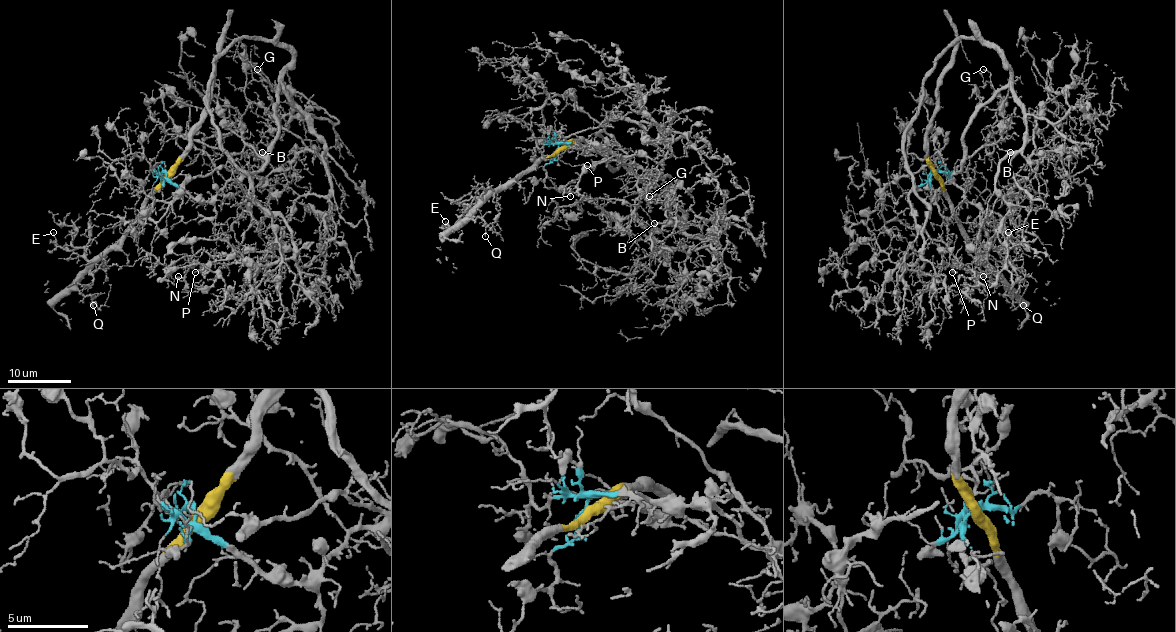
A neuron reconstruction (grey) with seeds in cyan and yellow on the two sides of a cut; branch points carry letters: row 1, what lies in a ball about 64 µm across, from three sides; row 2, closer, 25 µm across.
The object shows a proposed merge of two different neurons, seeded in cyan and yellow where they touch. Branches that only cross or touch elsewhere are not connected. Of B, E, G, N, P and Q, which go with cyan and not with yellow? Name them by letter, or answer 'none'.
B, G, N, P

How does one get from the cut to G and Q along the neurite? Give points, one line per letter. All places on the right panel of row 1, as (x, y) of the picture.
G: (936, 173), (930, 177), (933, 199), (961, 166), (966, 125), (993, 94), (990, 73), (983, 69)
Q: (936, 173), (964, 240), (1004, 285), (1004, 296), (1023, 305)

